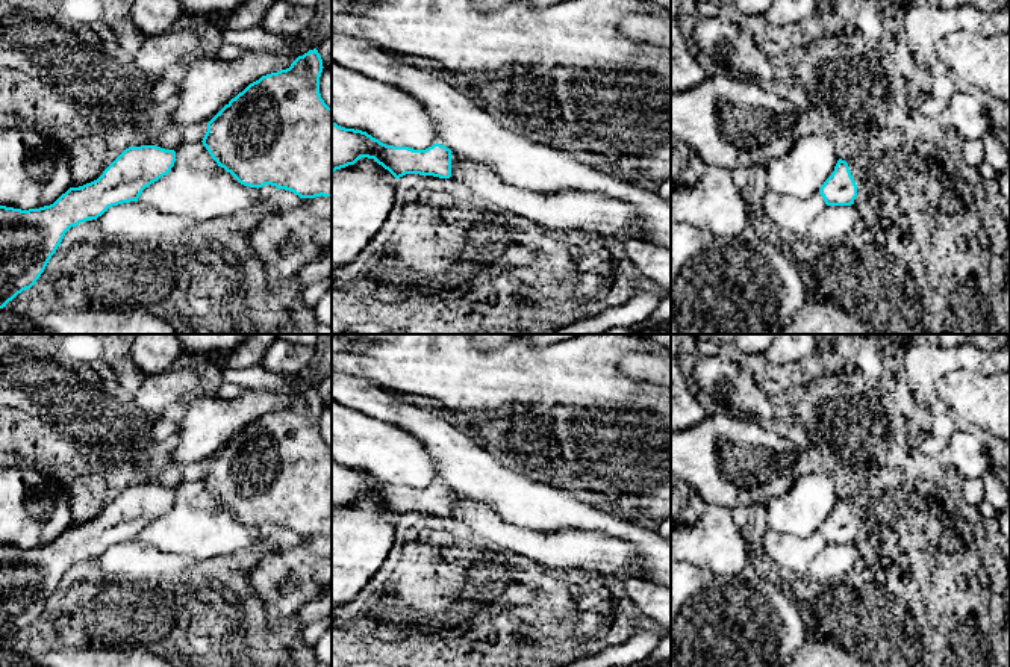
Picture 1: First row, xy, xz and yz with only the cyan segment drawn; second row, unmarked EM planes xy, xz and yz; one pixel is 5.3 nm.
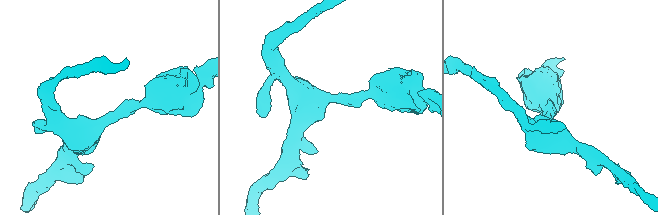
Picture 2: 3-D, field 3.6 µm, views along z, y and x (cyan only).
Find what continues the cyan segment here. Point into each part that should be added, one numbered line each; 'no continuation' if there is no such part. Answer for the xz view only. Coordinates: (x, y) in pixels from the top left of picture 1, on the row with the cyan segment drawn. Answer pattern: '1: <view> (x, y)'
no continuation

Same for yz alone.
no continuation

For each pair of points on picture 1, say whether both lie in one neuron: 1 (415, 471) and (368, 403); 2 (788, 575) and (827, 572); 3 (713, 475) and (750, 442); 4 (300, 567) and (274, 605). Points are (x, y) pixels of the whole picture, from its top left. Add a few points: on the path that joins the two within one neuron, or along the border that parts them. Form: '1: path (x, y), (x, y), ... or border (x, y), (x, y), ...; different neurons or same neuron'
1: border (347, 407), (392, 422), (414, 434); different neurons
2: path (797, 577), (810, 577), (818, 572); same neuron
3: path (726, 477), (730, 474), (730, 462), (738, 454); same neuron
4: path (294, 577), (282, 589), (280, 596); same neuron

